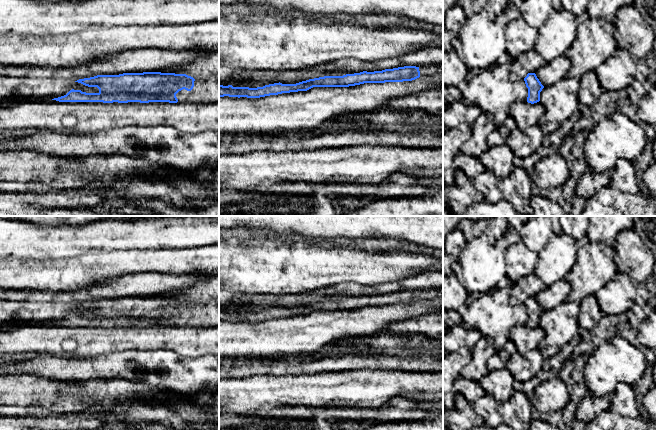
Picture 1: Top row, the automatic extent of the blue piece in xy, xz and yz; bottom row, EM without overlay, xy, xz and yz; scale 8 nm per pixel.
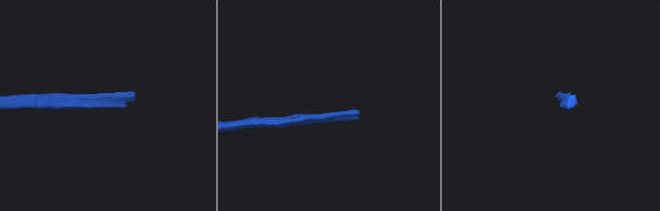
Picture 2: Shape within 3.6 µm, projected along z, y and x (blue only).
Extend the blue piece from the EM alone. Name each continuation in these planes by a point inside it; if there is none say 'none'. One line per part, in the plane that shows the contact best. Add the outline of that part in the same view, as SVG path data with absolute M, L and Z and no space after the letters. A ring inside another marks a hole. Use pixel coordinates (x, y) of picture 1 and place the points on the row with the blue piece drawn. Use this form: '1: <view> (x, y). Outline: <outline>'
1: xy (206, 89). Outline: M219 74L195 79L191 91L183 89L176 97L179 103L219 102Z

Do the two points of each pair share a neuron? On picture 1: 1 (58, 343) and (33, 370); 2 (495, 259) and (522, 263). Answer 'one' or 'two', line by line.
1: two
2: two

